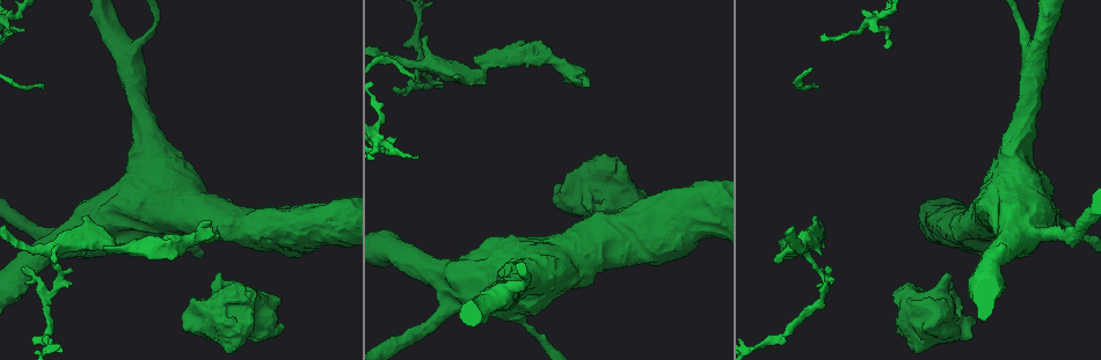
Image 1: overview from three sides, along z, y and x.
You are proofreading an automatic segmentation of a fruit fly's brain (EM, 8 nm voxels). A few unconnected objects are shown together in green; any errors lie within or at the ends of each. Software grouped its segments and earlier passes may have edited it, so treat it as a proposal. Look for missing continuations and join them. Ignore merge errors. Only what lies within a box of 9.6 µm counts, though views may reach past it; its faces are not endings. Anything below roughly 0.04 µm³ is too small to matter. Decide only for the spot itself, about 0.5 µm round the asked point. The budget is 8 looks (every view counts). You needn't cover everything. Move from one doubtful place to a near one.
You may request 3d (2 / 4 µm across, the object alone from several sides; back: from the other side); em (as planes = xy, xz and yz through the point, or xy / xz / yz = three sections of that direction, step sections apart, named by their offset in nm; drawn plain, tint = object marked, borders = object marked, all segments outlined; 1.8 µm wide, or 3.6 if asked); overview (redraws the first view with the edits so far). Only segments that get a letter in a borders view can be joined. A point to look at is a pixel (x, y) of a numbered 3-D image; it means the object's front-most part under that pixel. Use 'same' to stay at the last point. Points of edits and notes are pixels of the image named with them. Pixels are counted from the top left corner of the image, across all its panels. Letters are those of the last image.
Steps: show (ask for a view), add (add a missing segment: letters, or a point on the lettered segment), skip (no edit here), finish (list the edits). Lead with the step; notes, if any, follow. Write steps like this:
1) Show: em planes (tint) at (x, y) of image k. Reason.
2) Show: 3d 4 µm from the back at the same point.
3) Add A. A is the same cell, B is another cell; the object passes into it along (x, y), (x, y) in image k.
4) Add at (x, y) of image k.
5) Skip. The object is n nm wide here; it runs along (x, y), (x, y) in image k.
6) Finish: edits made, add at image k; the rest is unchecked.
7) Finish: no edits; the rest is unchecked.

Show: em planes (tint) at (396, 138) of image 1.

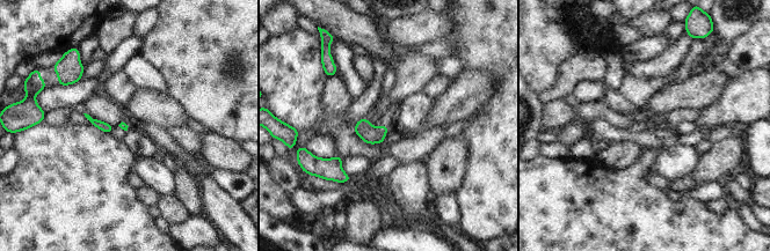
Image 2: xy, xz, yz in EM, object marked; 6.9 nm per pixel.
Show: em planes (borders) at the same point.

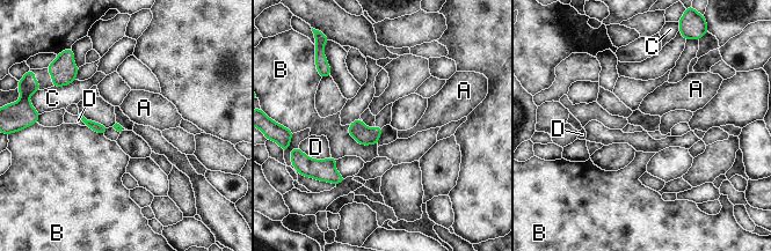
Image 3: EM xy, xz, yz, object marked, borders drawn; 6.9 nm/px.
Skip. A, B, C and D are other cells; no lettered segment goes on from it.

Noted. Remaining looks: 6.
Show: 3d 4 µm at (424, 36) of image 1. Branch stops here.

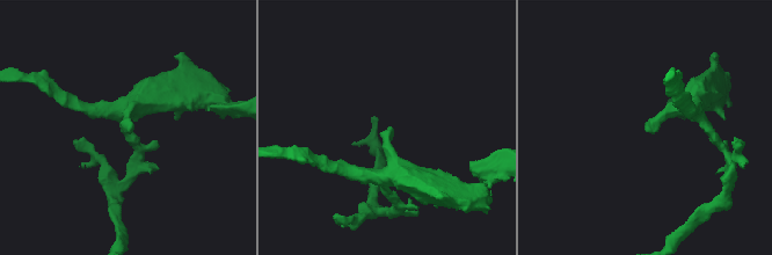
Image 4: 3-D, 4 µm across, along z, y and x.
Show: em planes (borders) at (389, 130) of image 4.

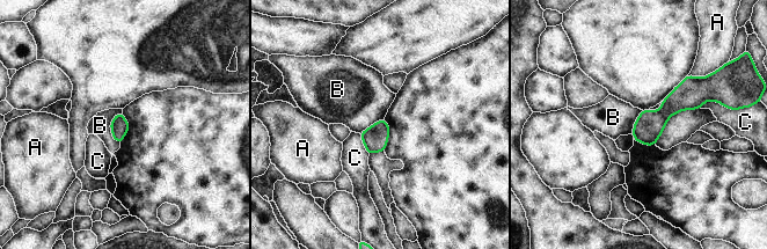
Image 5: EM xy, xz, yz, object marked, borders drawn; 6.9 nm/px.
Skip. A, B and C are other cells; it runs along (699, 90), (676, 101), (637, 137) in image 5; none of them fits.

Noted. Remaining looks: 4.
Show: em planes (plain) at (587, 86) of image 1. Stops while still wide.

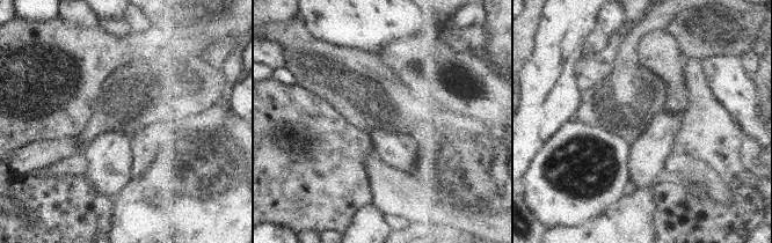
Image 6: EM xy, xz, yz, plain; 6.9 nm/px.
Show: em planes (tint) at the same point. Where the object lies.

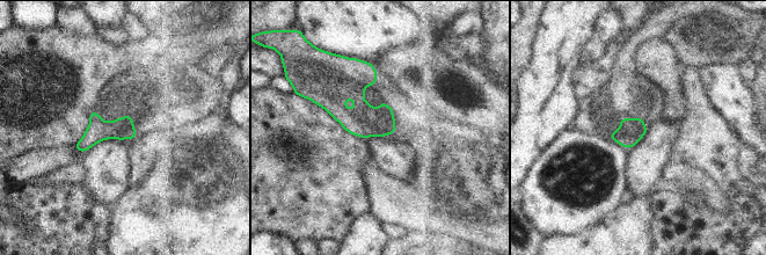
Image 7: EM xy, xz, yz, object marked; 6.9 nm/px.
Show: em planes (borders) at the same point.

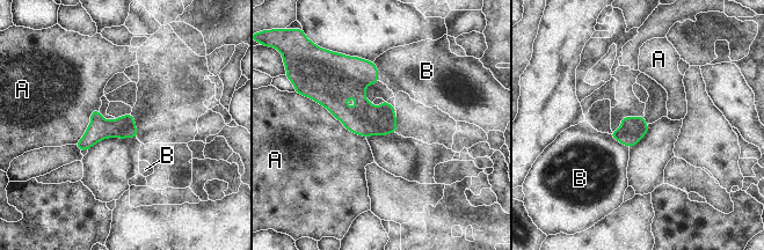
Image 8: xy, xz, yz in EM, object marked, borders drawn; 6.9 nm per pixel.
Skip. A and B are other cells; a border runs along (307, 96), (347, 129), (365, 137) in image 8; none of them fits.

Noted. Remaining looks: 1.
Finish: no edits; the rest is unchecked.

